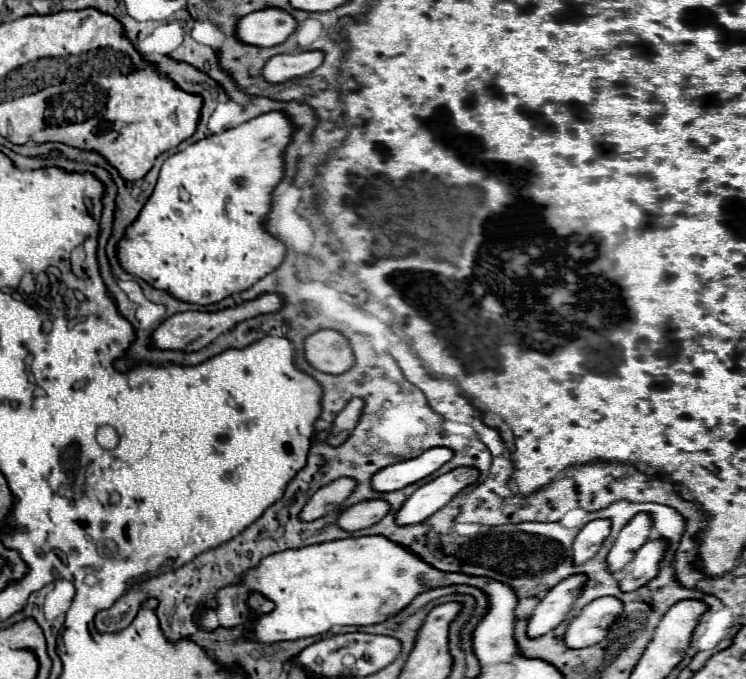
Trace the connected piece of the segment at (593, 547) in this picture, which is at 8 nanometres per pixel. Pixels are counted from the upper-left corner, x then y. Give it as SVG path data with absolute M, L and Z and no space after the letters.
M593 519L593 521L589 521L579 531L579 535L575 537L573 561L577 565L581 565L587 559L591 559L601 549L601 545L607 539L609 531L611 531L611 521L607 521L607 519Z

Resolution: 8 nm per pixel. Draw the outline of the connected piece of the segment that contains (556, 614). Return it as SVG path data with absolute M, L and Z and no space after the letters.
M575 573L565 581L557 583L553 589L549 589L547 597L543 597L543 601L535 607L529 619L527 635L539 637L555 629L571 611L571 605L577 601L579 593L583 591L583 581L587 581L587 577L583 577L583 573Z

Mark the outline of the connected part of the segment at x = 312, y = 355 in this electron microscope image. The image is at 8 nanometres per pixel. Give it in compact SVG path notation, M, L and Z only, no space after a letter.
M321 329L305 339L307 361L323 373L345 373L355 363L347 337L335 329Z

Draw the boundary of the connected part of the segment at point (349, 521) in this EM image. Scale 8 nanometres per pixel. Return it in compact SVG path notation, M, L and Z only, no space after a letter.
M371 499L371 501L361 501L341 513L337 519L337 525L345 531L359 531L365 527L371 527L379 523L387 513L391 511L391 505L383 499Z

